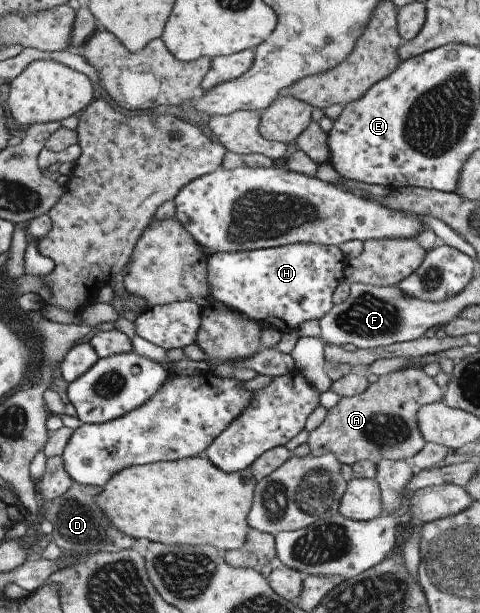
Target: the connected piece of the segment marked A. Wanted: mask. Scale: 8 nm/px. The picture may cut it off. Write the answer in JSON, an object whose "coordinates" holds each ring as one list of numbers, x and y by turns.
{"coordinates":[[404,368,388,375,380,376,377,381,365,384,356,395,344,396,336,405,327,409,325,418,308,432,306,445,311,456,332,454,341,465,352,465,359,461,371,461,375,464,380,460,405,460,420,451,425,444,418,428,415,426,415,415,421,405,431,404,440,399,440,388,435,381,421,369]]}

